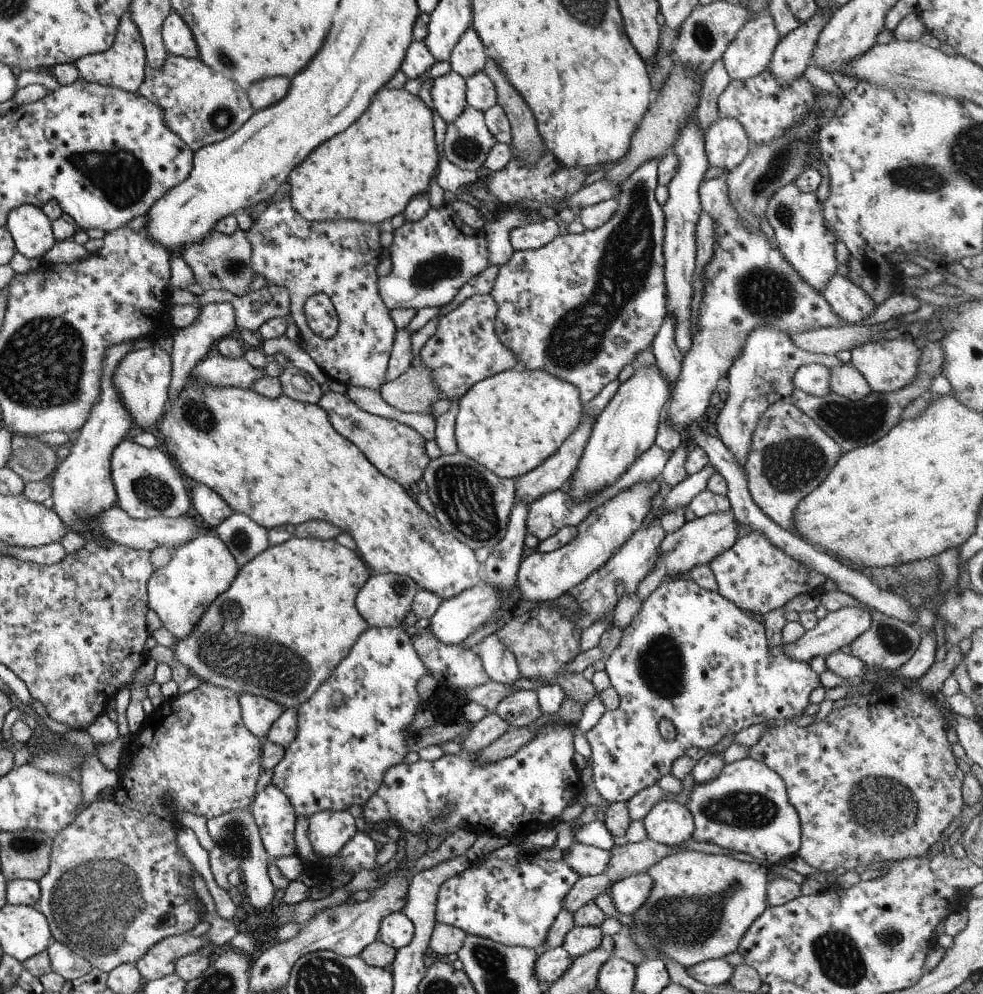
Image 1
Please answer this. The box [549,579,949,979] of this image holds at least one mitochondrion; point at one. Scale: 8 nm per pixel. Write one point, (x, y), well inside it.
(676, 922)

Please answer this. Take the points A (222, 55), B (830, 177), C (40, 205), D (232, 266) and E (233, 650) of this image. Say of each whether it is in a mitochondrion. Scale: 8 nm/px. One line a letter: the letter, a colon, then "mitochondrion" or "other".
A: mitochondrion
B: other
C: other
D: mitochondrion
E: mitochondrion

